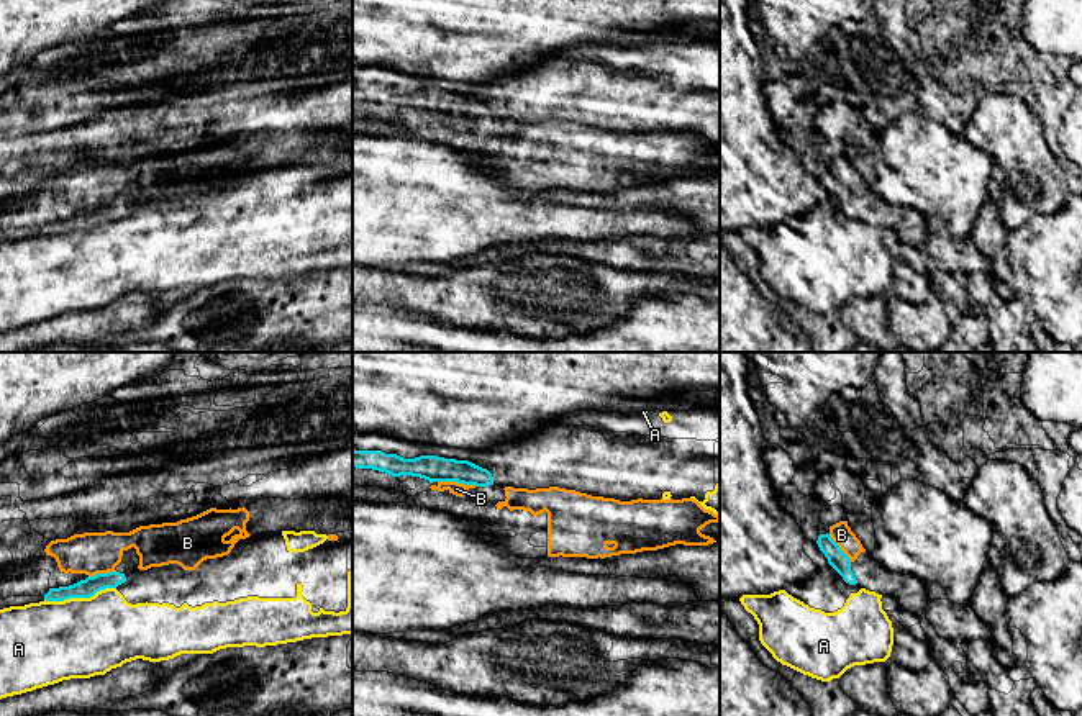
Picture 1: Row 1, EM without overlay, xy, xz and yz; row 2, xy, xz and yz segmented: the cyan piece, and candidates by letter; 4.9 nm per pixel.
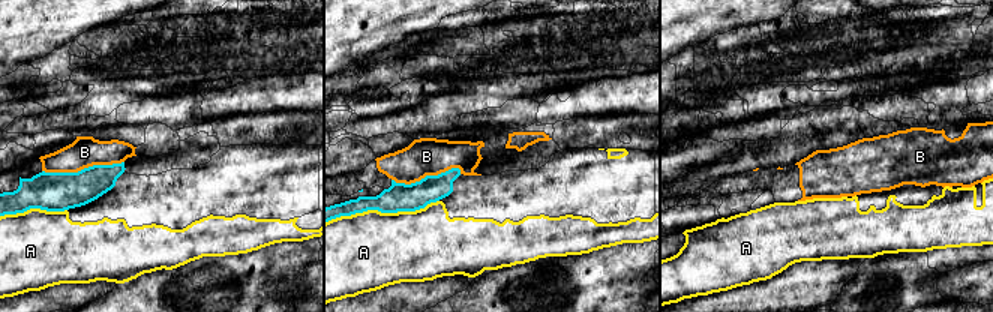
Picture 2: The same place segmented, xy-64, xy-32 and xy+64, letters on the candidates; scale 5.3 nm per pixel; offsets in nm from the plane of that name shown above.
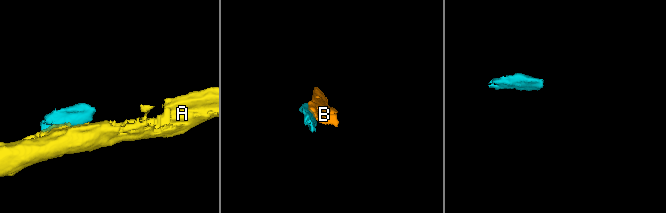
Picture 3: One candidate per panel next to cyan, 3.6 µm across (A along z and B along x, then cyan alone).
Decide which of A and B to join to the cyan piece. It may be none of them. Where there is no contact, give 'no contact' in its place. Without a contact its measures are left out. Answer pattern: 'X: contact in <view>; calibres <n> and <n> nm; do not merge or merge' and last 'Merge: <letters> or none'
A: contact in xy; calibres 90 and 400 nm; do not merge
B: contact in xz; calibres 130 and 70 nm; do not merge
Merge: none

